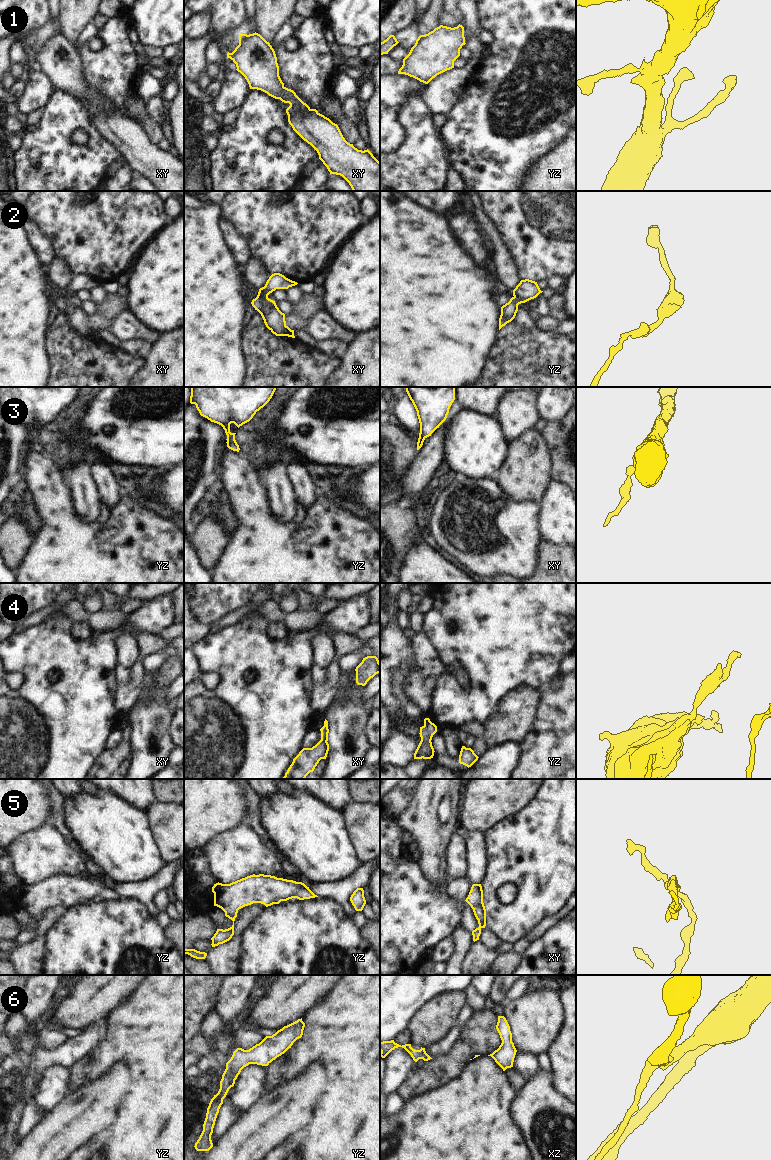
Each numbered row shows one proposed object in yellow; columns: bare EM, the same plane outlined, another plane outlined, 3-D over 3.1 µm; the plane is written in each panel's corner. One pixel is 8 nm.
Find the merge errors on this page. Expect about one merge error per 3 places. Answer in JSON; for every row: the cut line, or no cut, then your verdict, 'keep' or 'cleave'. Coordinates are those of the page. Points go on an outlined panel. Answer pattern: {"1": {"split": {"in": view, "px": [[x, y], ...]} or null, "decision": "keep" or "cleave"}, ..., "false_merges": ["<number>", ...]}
{"1": {"split": {"in": "xy", "px": [[248, 35], [239, 43]]}, "decision": "cleave"}, "2": {"split": null, "decision": "keep"}, "3": {"split": null, "decision": "keep"}, "4": {"split": null, "decision": "keep"}, "5": {"split": null, "decision": "keep"}, "6": {"split": null, "decision": "keep"}, "false_merges": ["1"]}

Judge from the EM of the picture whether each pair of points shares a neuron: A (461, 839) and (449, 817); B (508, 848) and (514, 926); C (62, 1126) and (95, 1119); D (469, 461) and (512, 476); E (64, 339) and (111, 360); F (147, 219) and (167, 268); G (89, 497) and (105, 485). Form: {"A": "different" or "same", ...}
{"A": "different", "B": "same", "C": "same", "D": "different", "E": "same", "F": "different", "G": "different"}

